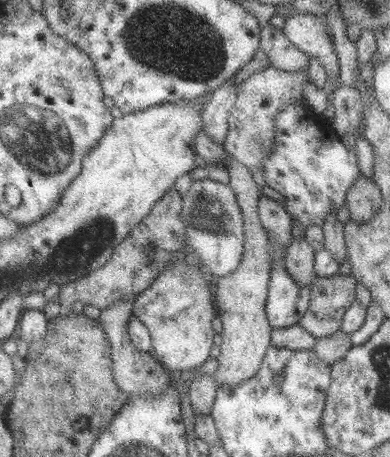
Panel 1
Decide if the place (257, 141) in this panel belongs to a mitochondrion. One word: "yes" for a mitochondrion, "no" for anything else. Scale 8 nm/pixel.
yes

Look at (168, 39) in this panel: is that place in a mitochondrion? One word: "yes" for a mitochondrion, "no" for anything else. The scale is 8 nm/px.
yes

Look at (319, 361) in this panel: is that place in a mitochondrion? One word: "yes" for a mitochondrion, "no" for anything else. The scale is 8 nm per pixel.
no

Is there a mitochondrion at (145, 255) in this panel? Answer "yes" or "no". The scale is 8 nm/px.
yes

